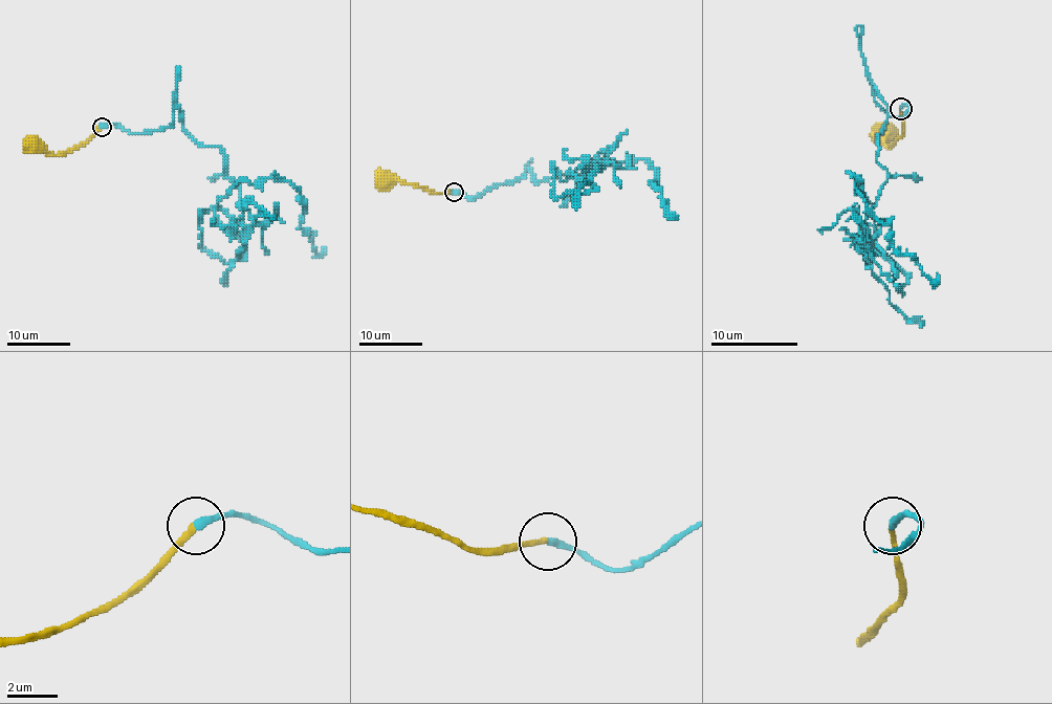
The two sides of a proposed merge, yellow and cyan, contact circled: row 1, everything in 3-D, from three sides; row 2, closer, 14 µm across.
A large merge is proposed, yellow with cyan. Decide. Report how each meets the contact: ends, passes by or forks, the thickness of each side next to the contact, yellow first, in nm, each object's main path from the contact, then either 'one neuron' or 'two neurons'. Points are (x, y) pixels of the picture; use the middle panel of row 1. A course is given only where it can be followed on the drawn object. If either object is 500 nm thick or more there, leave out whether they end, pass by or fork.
yellow ends | cyan ends | 220/300 nm | yellow via (453, 191), (433, 193), (387, 178) | cyan via (453, 191), (594, 166), (552, 164), (578, 194), (566, 172), (643, 157), (678, 219) | one neuron

